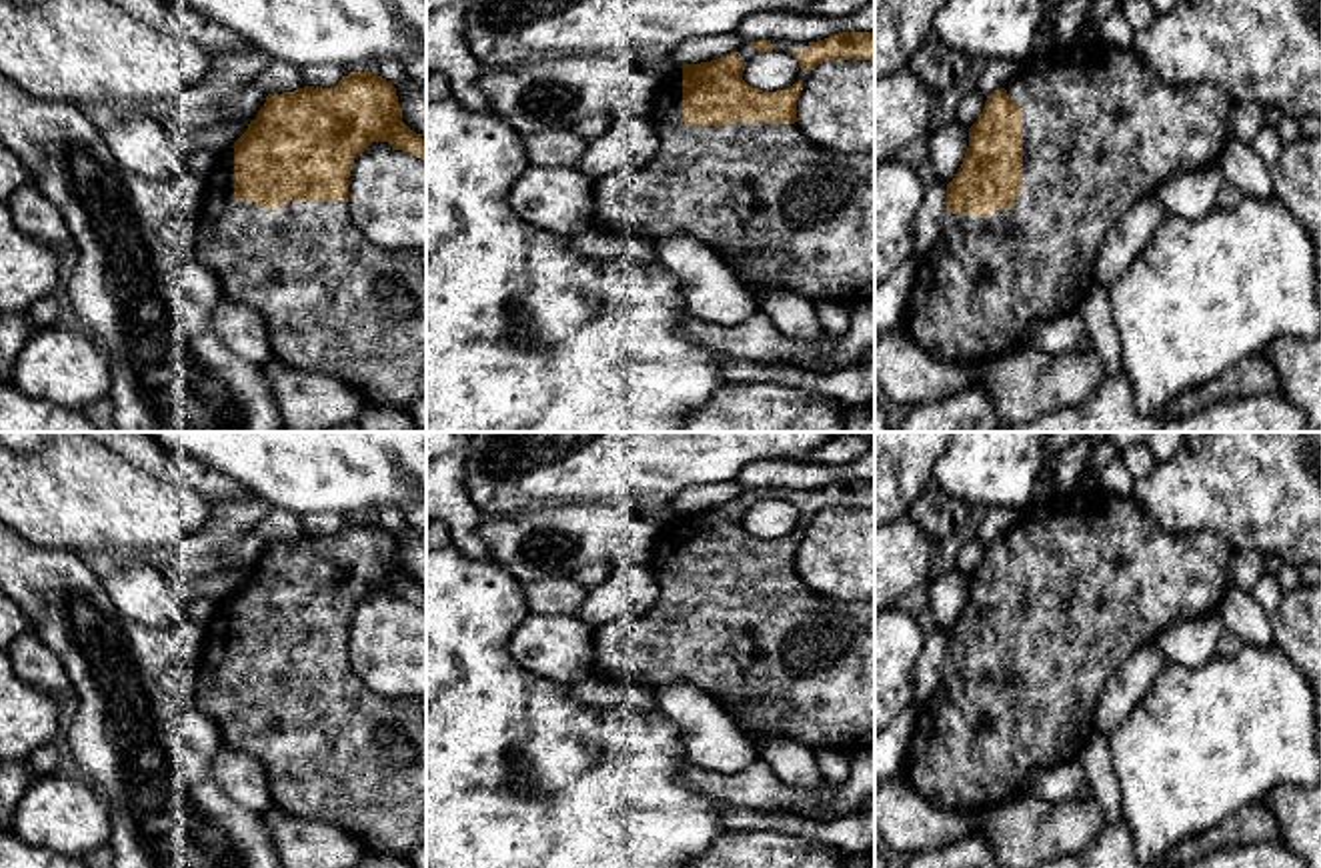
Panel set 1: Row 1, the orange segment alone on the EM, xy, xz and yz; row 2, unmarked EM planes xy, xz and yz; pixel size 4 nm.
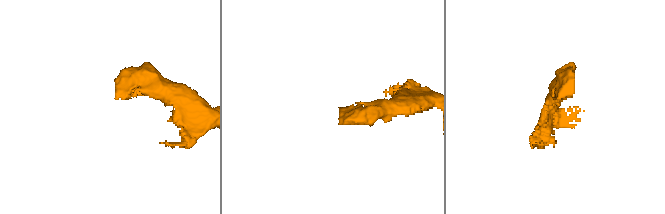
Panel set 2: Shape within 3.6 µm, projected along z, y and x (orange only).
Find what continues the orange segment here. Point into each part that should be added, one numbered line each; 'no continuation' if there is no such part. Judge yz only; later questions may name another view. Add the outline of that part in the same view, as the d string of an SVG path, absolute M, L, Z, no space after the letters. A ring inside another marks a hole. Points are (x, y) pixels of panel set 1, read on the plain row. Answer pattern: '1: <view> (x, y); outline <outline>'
1: yz (1101, 578); outline M1103 488L1033 500L1005 538L1023 560L1023 640L1015 644L1013 658L993 658L989 666L943 662L943 680L921 706L903 766L925 800L975 816L1019 796L1037 772L1077 758L1097 730L1095 712L1109 678L1171 624L1217 610L1233 554L1217 532L1175 534L1133 496L1121 498Z

